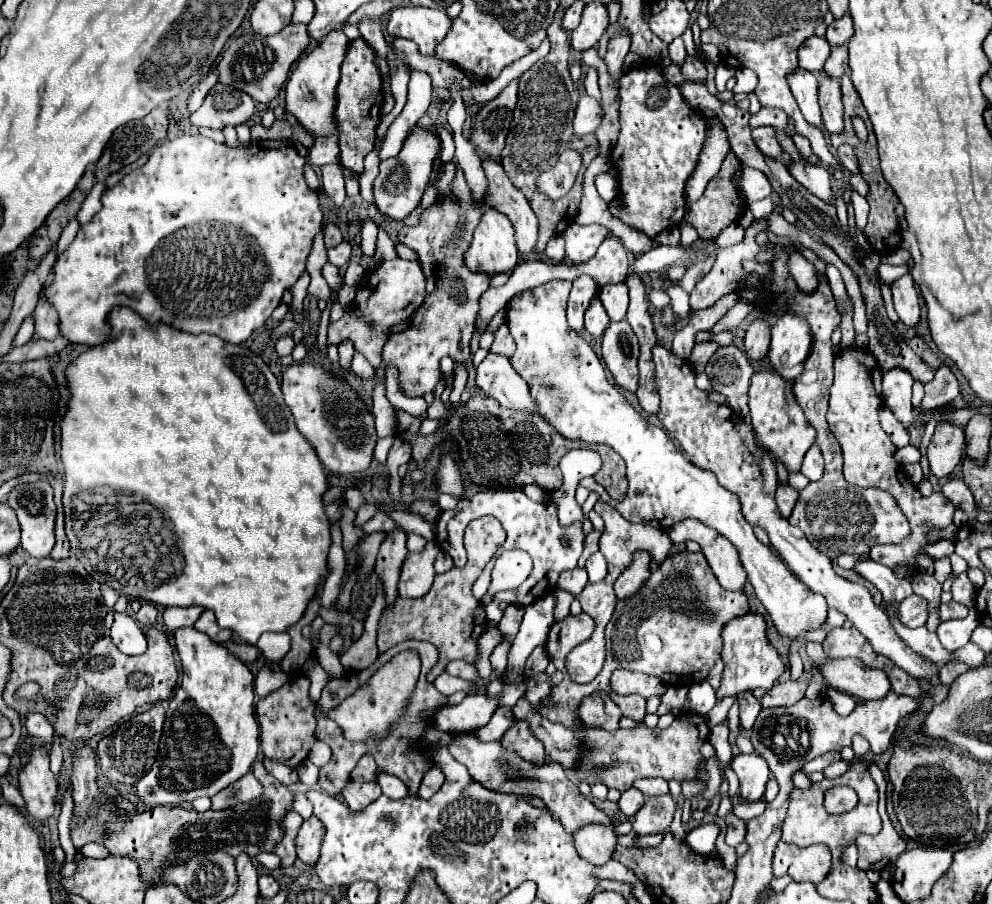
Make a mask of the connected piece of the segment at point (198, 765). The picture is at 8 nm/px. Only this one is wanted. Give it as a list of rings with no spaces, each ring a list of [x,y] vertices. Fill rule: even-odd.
[[[195,628],[173,630],[173,638],[179,658],[183,662],[183,680],[169,702],[163,736],[159,740],[159,756],[153,768],[137,782],[137,794],[143,798],[147,806],[163,806],[163,804],[179,806],[199,796],[211,798],[225,786],[243,778],[251,770],[251,764],[259,754],[259,726],[253,708],[255,692],[253,692],[251,670],[241,660],[231,656],[227,648],[219,646],[217,642],[197,632]]]

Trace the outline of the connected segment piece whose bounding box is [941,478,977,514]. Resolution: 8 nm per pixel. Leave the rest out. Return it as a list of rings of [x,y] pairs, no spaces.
[[[947,480],[943,486],[941,486],[941,492],[945,494],[945,498],[949,498],[959,510],[967,512],[967,514],[973,514],[975,512],[975,500],[973,500],[973,494],[969,492],[969,488],[965,486],[963,480]]]

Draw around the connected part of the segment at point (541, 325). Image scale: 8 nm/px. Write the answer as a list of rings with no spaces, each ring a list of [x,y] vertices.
[[[551,280],[537,288],[517,292],[507,304],[505,318],[515,338],[517,350],[509,358],[519,376],[529,384],[529,394],[537,402],[537,414],[545,418],[557,434],[590,444],[607,444],[625,460],[629,492],[623,500],[607,496],[603,486],[593,478],[584,478],[579,485],[597,492],[603,502],[609,502],[625,520],[655,524],[659,530],[669,530],[685,518],[695,518],[705,526],[725,536],[739,554],[741,566],[747,572],[757,598],[767,608],[777,634],[795,640],[805,632],[827,628],[827,602],[821,594],[811,592],[785,564],[761,544],[751,524],[741,514],[741,504],[735,494],[721,488],[715,474],[693,466],[683,458],[663,428],[649,424],[625,396],[607,380],[605,368],[595,356],[585,338],[569,330],[565,306],[571,290],[567,280]]]

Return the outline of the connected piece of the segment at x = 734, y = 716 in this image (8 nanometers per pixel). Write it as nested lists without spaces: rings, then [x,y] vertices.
[[[735,697],[735,702],[728,712],[729,720],[729,742],[731,744],[731,752],[733,757],[740,754],[740,750],[736,745],[736,739],[741,734],[740,729],[740,719],[739,719],[739,703],[737,697]]]

